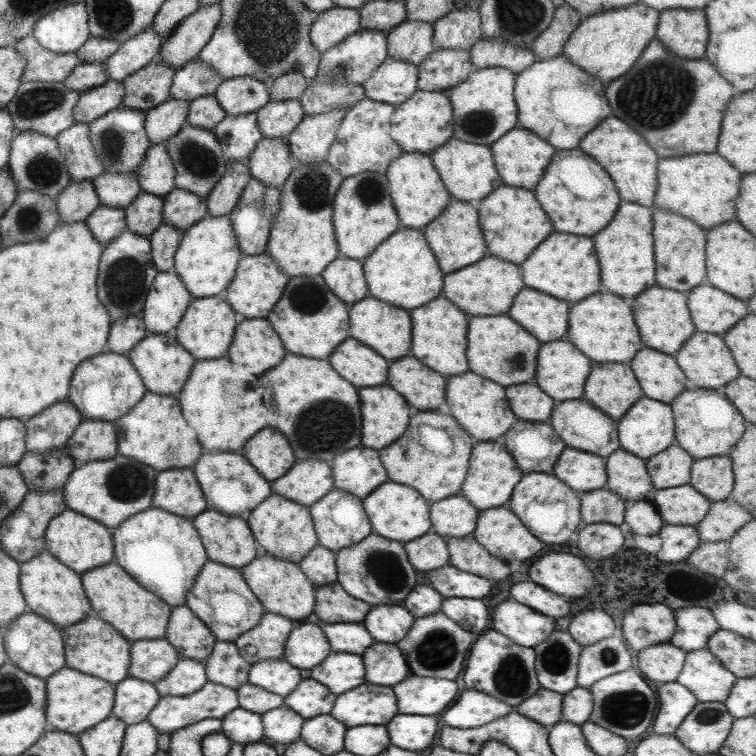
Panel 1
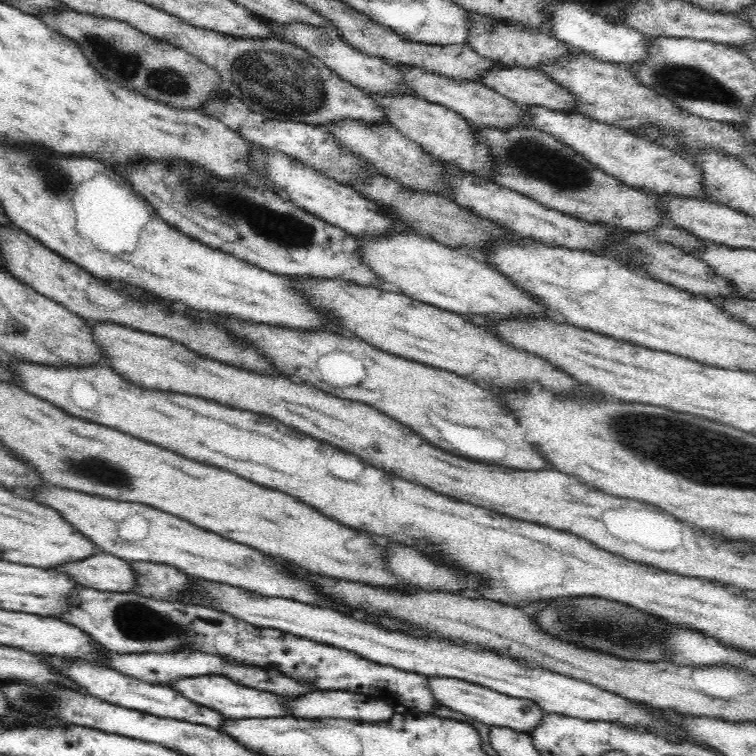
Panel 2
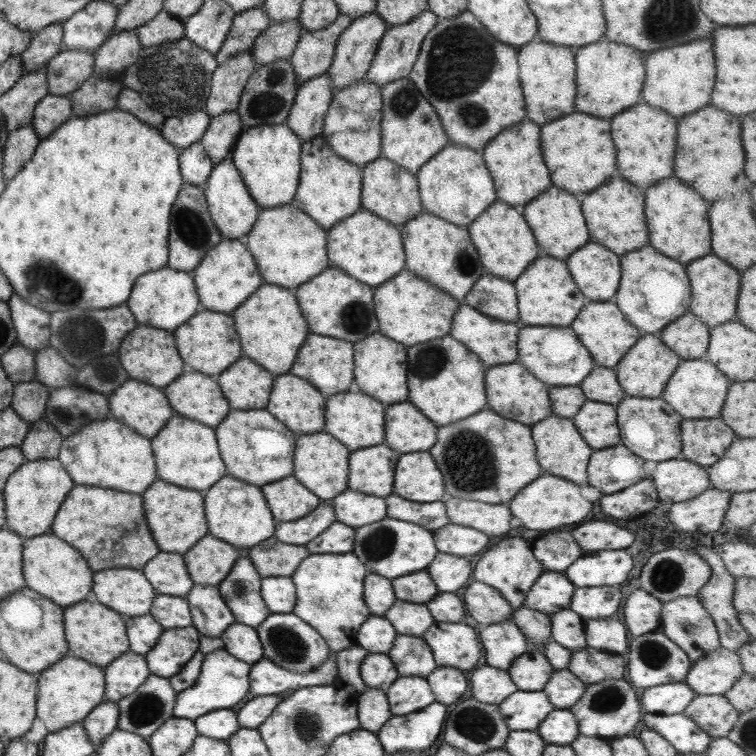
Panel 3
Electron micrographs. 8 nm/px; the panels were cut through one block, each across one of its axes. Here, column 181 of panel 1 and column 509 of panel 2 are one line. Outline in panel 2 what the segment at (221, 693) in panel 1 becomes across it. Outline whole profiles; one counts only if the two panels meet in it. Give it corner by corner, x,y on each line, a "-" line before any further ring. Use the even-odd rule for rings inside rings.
427,676
425,684
436,701
436,705
446,706
454,712
460,712
486,726
500,726
510,728
518,732
530,733
541,721
545,713
542,707
526,698
512,698
501,692
496,692
484,685
474,684
466,680
448,678
442,676

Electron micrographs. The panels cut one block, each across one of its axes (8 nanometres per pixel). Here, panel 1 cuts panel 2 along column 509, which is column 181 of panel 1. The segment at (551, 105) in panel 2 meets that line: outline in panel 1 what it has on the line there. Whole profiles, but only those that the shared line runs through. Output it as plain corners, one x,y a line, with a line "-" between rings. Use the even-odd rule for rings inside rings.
194,58
181,68
174,70
172,84
169,86
169,98
190,101
200,96
213,95
222,82
209,65

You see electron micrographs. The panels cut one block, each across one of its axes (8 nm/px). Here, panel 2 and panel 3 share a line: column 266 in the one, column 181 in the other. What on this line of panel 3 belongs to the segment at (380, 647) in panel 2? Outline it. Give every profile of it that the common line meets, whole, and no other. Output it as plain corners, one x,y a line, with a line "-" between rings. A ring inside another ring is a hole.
156,595
148,612
162,629
185,628
192,625
185,597

